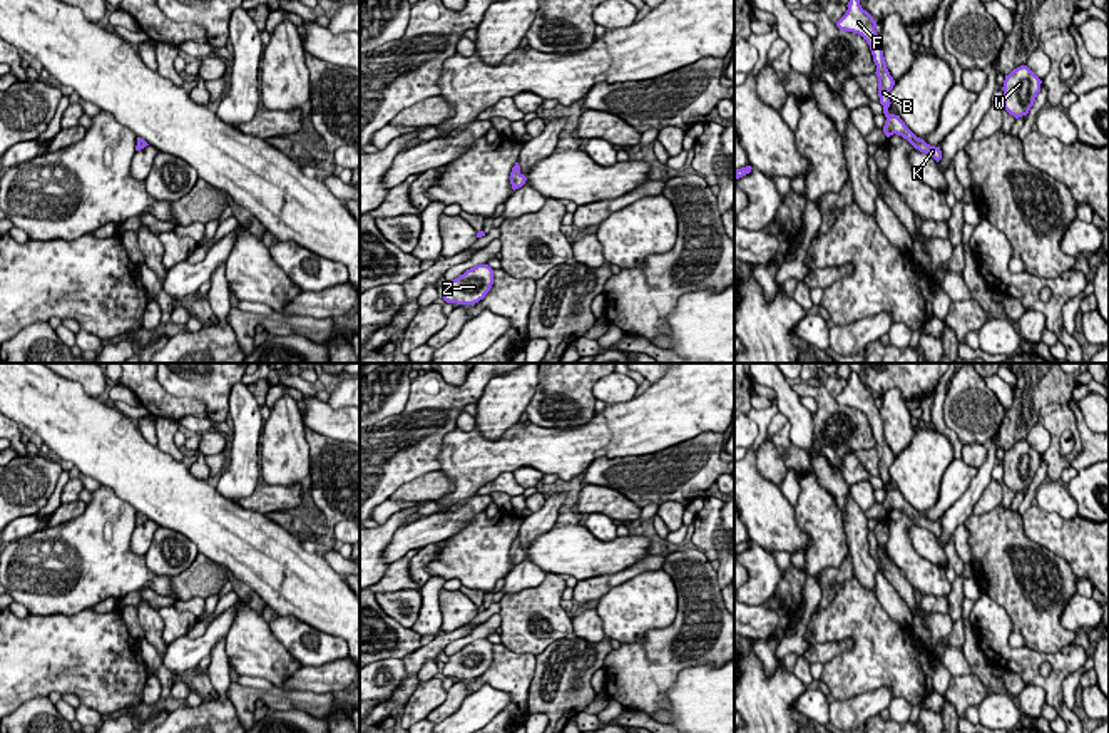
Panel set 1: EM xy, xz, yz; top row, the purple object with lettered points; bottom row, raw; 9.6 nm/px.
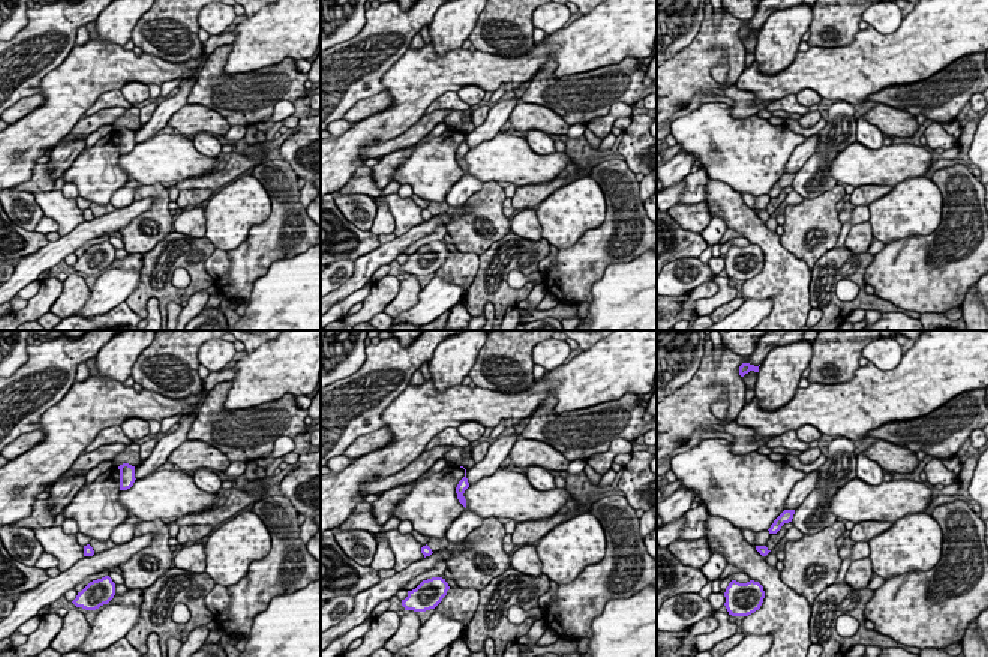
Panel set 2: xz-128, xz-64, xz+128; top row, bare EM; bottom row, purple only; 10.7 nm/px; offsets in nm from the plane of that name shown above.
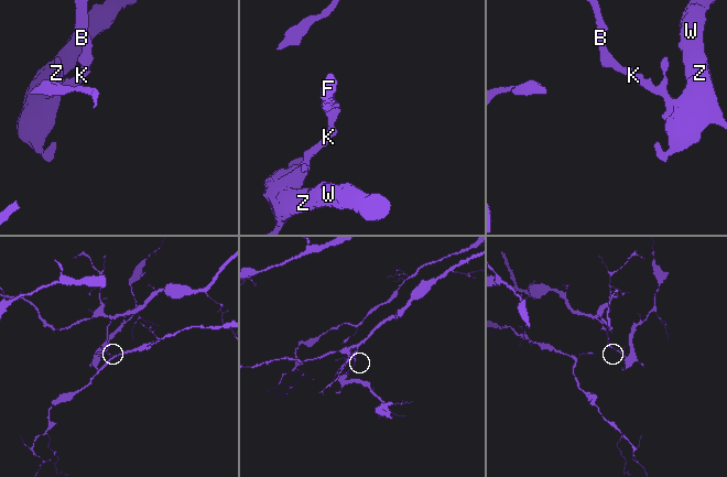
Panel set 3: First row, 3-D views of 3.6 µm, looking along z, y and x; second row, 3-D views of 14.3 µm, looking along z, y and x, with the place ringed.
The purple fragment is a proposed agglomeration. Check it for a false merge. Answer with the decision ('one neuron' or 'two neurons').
one neuron

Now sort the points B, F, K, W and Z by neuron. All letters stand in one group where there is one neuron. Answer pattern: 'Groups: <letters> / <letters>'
Groups: B F K W Z

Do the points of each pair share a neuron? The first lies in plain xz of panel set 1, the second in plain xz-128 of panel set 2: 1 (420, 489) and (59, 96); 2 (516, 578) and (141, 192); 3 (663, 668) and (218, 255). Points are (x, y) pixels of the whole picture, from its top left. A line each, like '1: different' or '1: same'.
1: different
2: different
3: different

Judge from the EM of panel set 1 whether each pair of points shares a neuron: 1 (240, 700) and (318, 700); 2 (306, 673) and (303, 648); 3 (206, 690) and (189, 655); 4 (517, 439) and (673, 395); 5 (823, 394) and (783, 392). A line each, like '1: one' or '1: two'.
1: one
2: two
3: two
4: one
5: two

